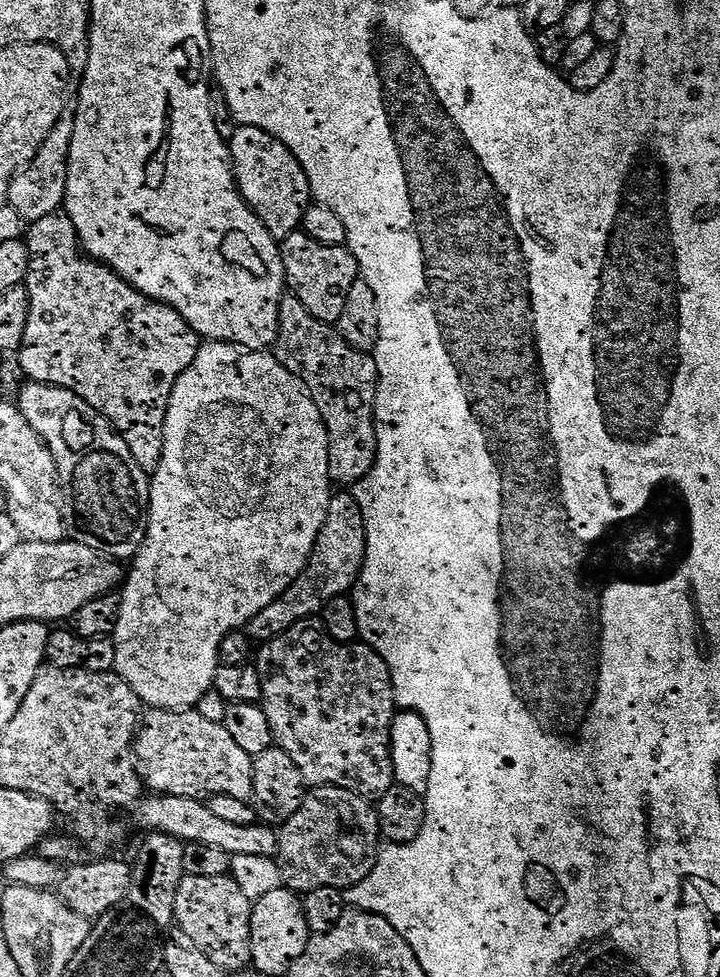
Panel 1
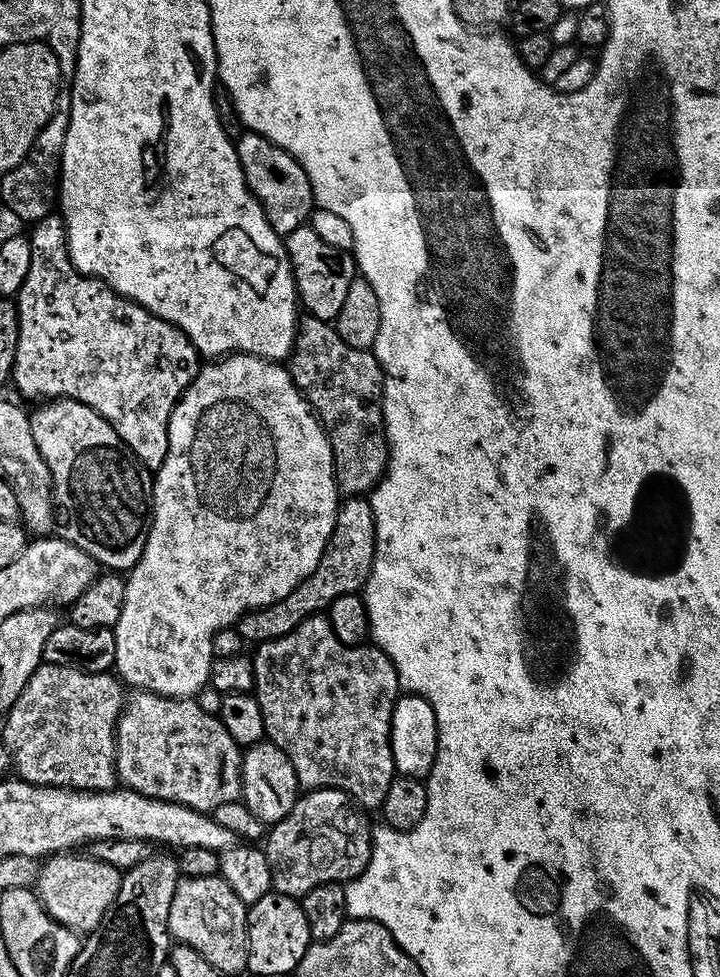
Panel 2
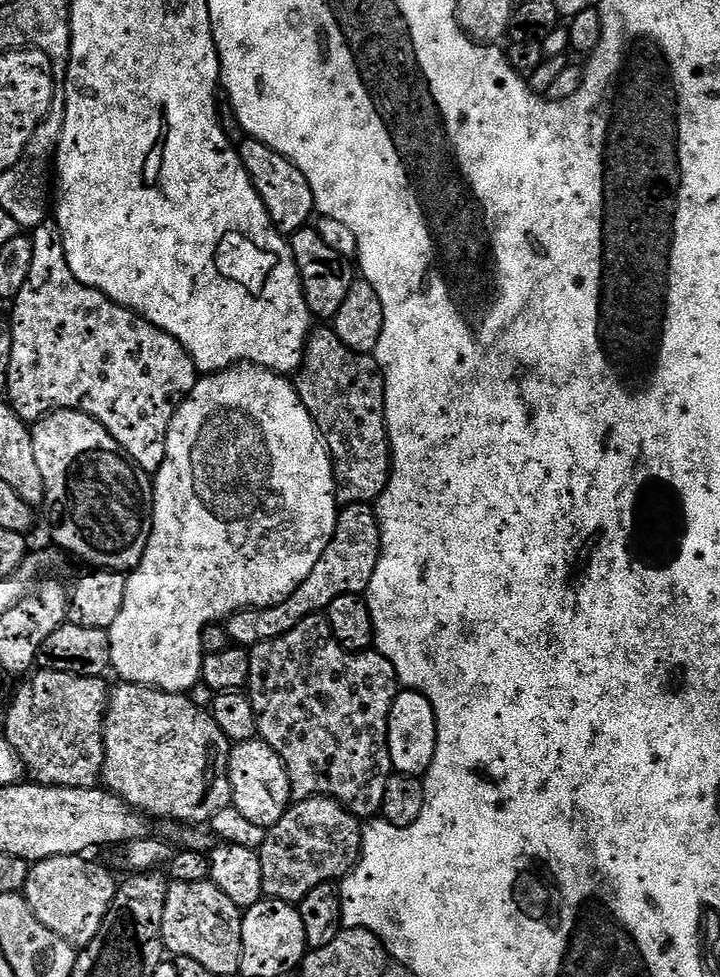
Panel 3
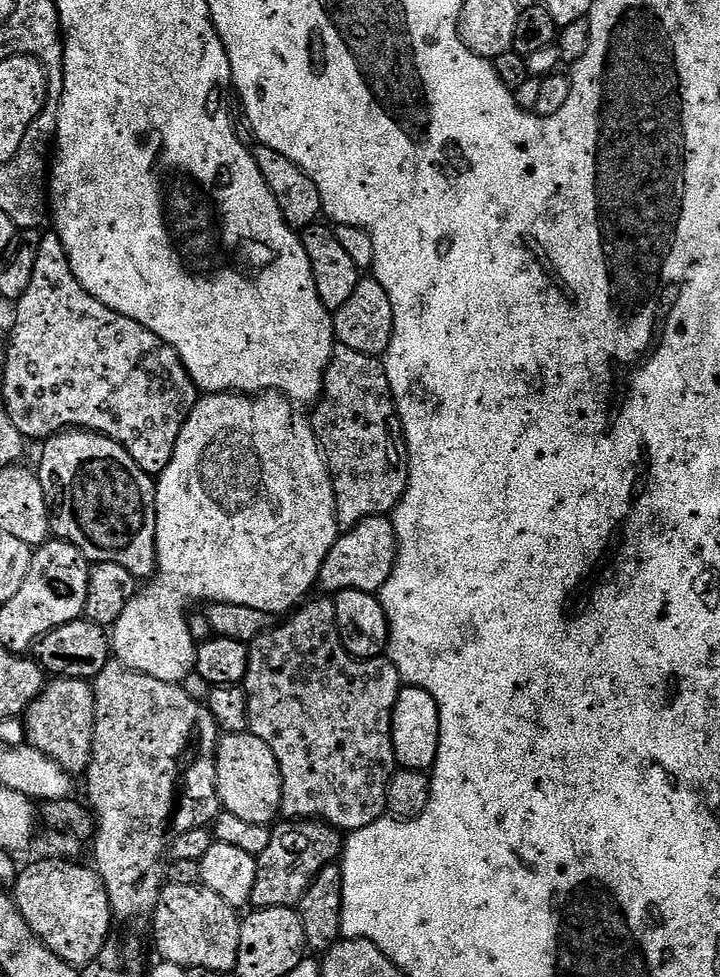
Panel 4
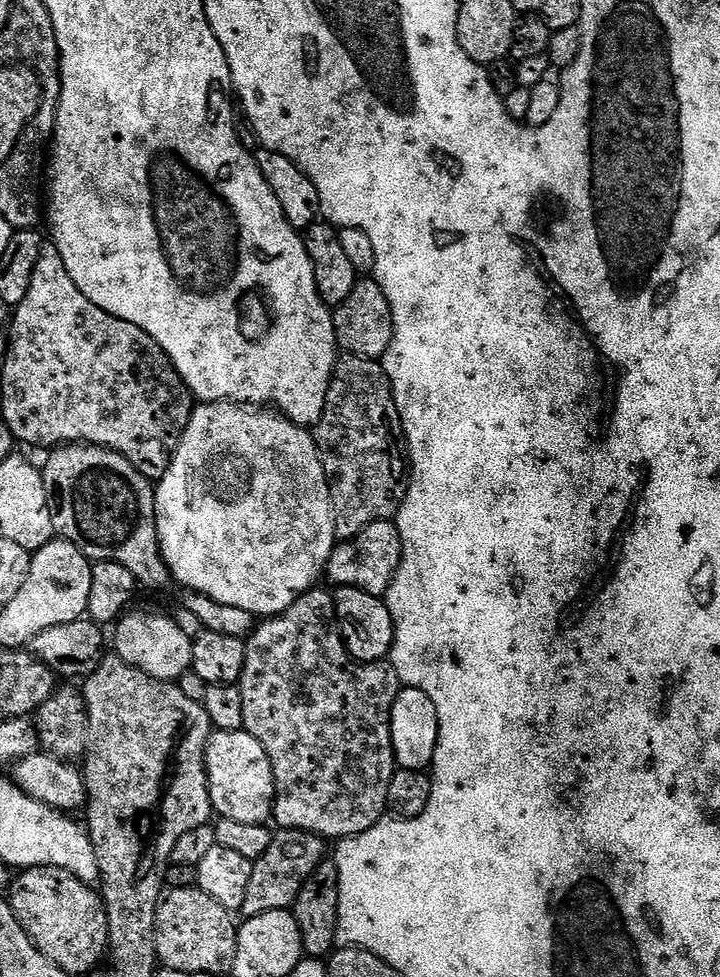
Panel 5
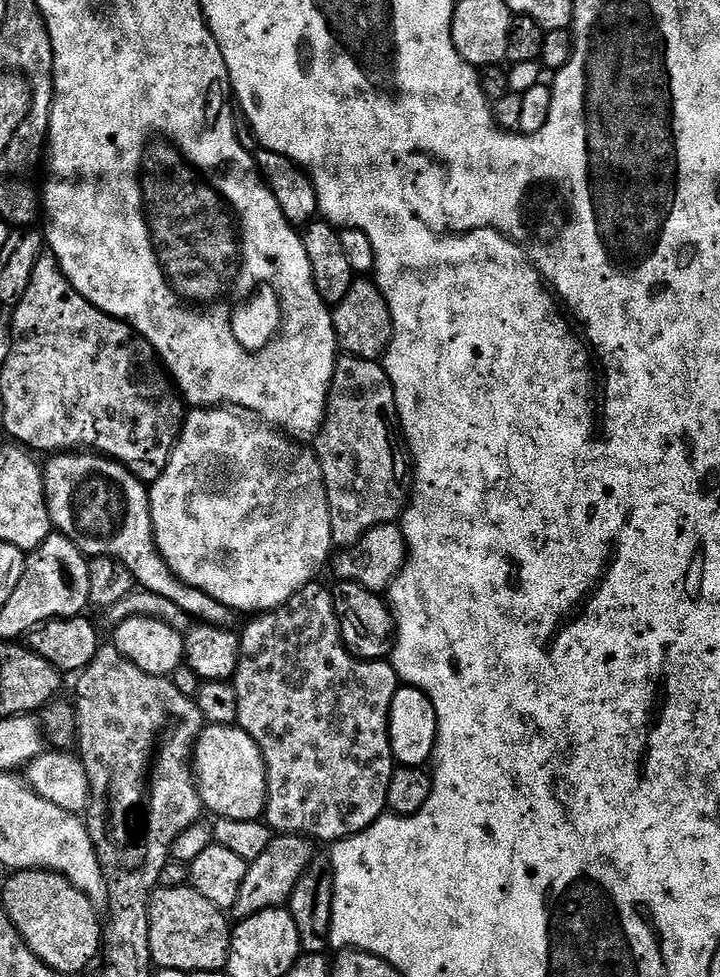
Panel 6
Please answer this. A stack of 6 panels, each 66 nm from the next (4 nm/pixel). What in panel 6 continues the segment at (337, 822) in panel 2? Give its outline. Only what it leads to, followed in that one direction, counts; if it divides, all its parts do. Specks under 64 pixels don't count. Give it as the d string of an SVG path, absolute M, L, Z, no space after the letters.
M273 835L270 846L266 846L265 852L257 860L249 863L248 873L242 882L242 890L238 892L238 902L234 902L234 906L230 909L231 919L239 922L267 908L287 905L294 886L314 859L312 847L314 847L313 841L307 836Z

